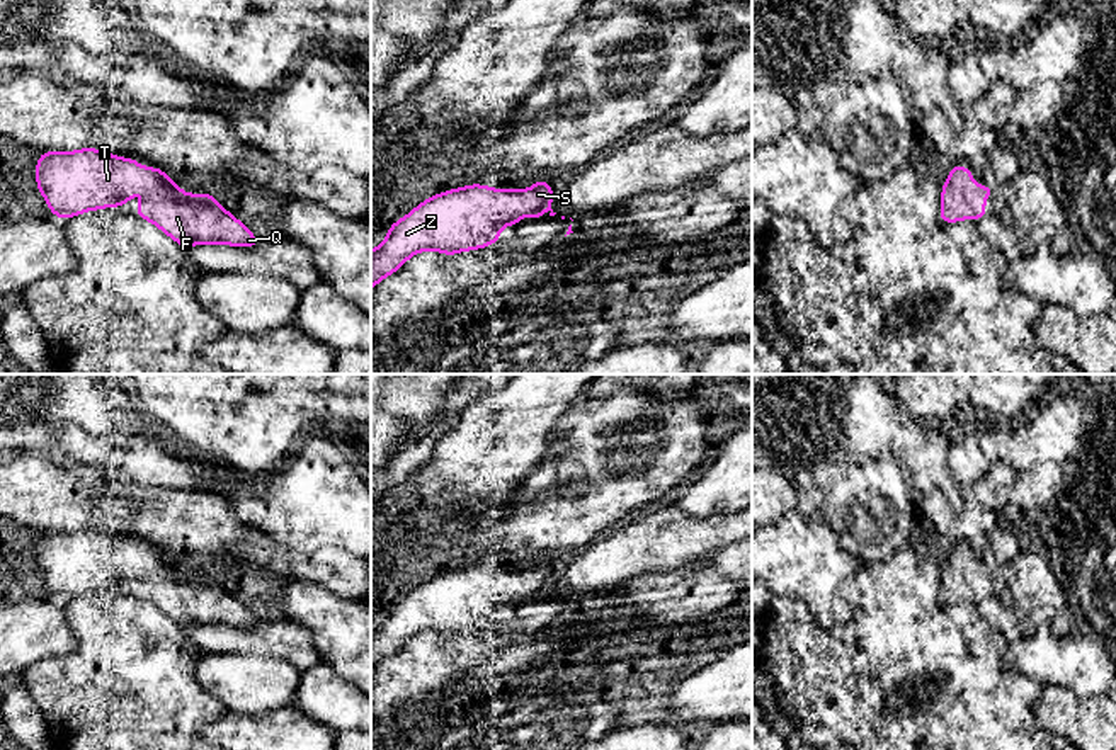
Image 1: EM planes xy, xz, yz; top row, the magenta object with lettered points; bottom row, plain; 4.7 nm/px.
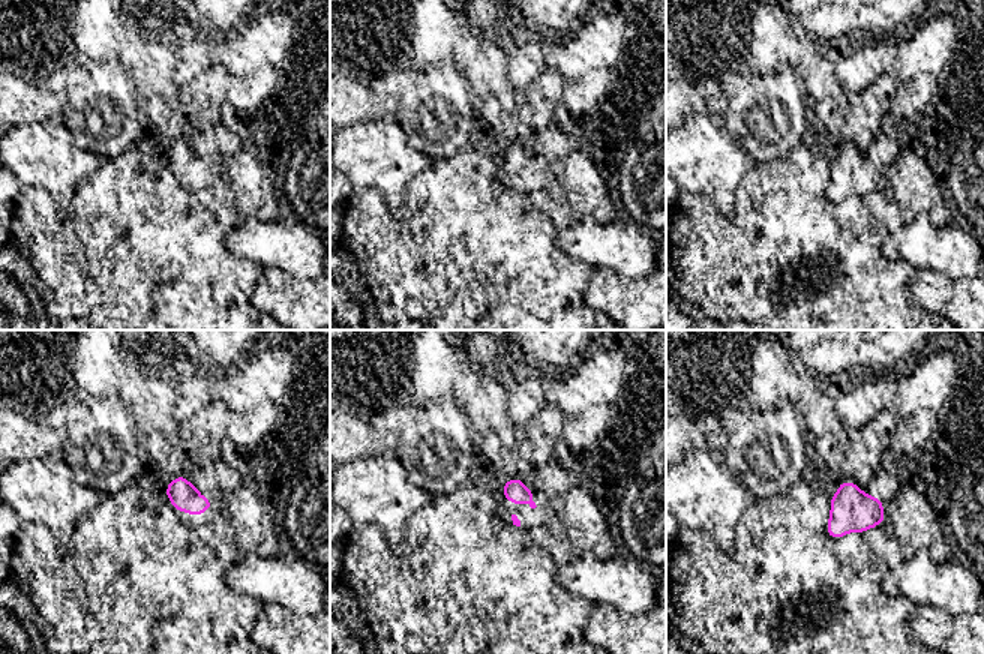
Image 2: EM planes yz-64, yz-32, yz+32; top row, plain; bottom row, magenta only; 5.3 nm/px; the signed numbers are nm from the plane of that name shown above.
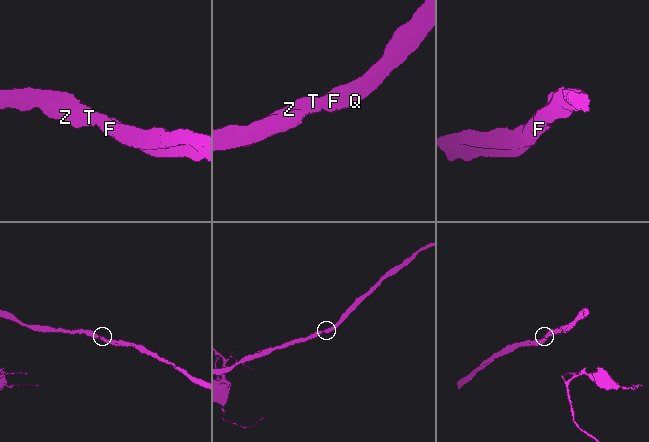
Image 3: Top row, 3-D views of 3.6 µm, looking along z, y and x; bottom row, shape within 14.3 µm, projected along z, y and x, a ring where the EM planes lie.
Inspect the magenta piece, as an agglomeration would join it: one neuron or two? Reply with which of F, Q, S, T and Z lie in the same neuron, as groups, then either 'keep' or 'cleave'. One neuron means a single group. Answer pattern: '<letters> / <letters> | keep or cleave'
F Q S T Z | keep

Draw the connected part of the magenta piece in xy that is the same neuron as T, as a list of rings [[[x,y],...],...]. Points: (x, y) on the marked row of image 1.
[[[82,148],[75,151],[43,151],[36,167],[36,184],[39,194],[46,199],[53,216],[68,219],[87,211],[97,211],[104,207],[121,207],[124,202],[134,197],[138,189],[143,190],[143,201],[136,207],[136,216],[151,221],[158,230],[168,235],[180,247],[194,245],[231,245],[253,248],[259,245],[259,238],[231,213],[228,213],[209,192],[185,194],[162,168],[145,168],[133,158],[122,158],[97,148]]]

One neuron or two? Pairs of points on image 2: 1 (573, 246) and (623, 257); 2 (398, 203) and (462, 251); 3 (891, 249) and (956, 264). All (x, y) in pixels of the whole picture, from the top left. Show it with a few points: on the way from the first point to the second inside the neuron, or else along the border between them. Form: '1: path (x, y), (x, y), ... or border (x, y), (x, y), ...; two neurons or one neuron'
1: path (585, 246), (611, 246); one neuron
2: border (417, 174), (408, 183), (405, 210), (401, 218); two neurons
3: path (908, 248), (939, 249); one neuron

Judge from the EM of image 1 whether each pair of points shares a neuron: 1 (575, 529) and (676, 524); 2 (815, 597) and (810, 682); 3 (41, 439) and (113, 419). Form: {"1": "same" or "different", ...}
{"1": "different", "2": "different", "3": "different"}

